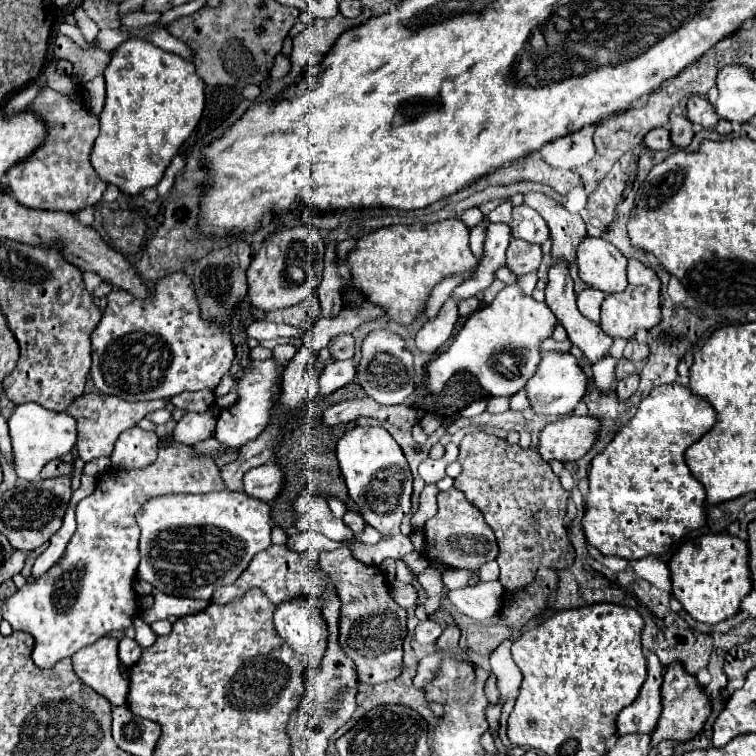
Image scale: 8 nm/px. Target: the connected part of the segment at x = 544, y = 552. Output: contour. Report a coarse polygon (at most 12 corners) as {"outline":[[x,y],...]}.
{"outline":[[476,430],[454,488],[500,546],[508,606],[572,566],[568,492],[536,448]]}

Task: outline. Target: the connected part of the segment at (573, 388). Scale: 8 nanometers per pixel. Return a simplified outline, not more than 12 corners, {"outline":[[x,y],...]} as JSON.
{"outline":[[542,350],[524,386],[536,414],[570,414],[586,376],[570,352]]}

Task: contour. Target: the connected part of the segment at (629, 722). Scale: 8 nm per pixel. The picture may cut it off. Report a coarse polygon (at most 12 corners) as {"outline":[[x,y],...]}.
{"outline":[[648,656],[638,698],[616,718],[616,734],[652,734],[660,718],[662,664]]}

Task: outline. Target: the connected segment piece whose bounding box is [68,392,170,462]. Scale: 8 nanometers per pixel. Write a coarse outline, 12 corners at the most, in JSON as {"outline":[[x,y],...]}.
{"outline":[[82,394],[68,414],[78,422],[78,456],[110,456],[122,430],[170,400],[126,402]]}

